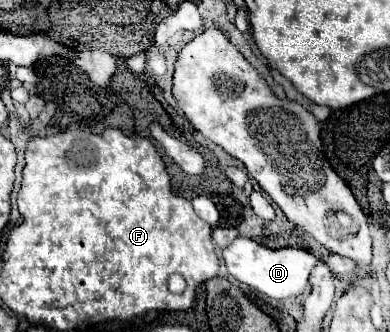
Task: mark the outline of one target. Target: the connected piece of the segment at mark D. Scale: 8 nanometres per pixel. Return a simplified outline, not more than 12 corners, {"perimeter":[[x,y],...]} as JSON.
{"perimeter":[[249,238],[223,250],[233,278],[275,300],[303,294],[313,254]]}

